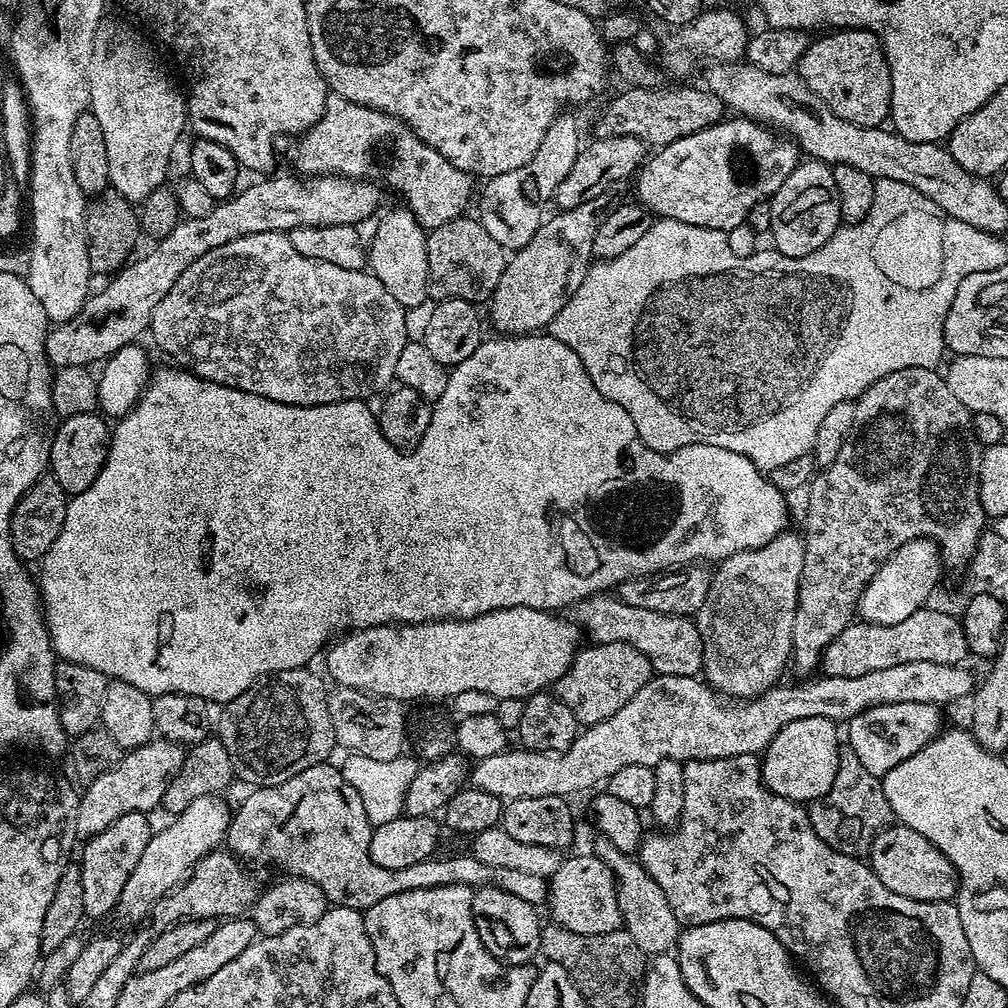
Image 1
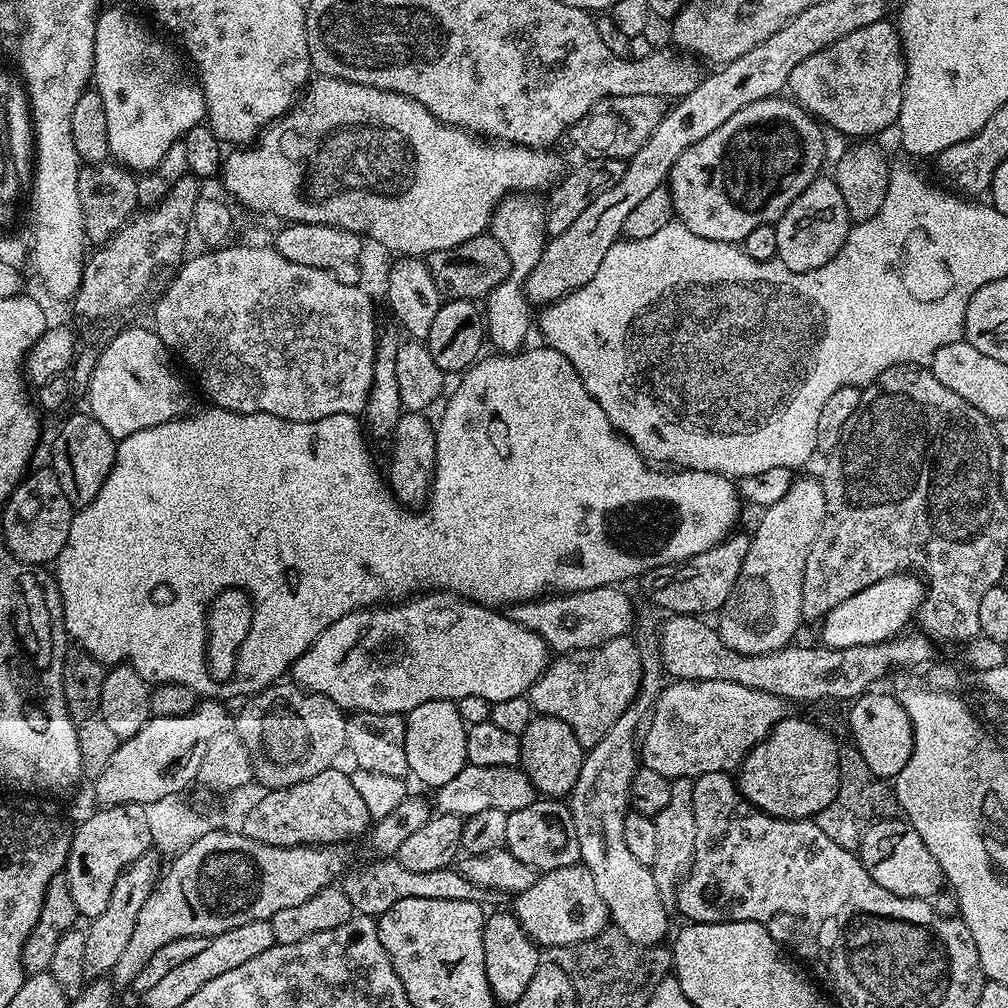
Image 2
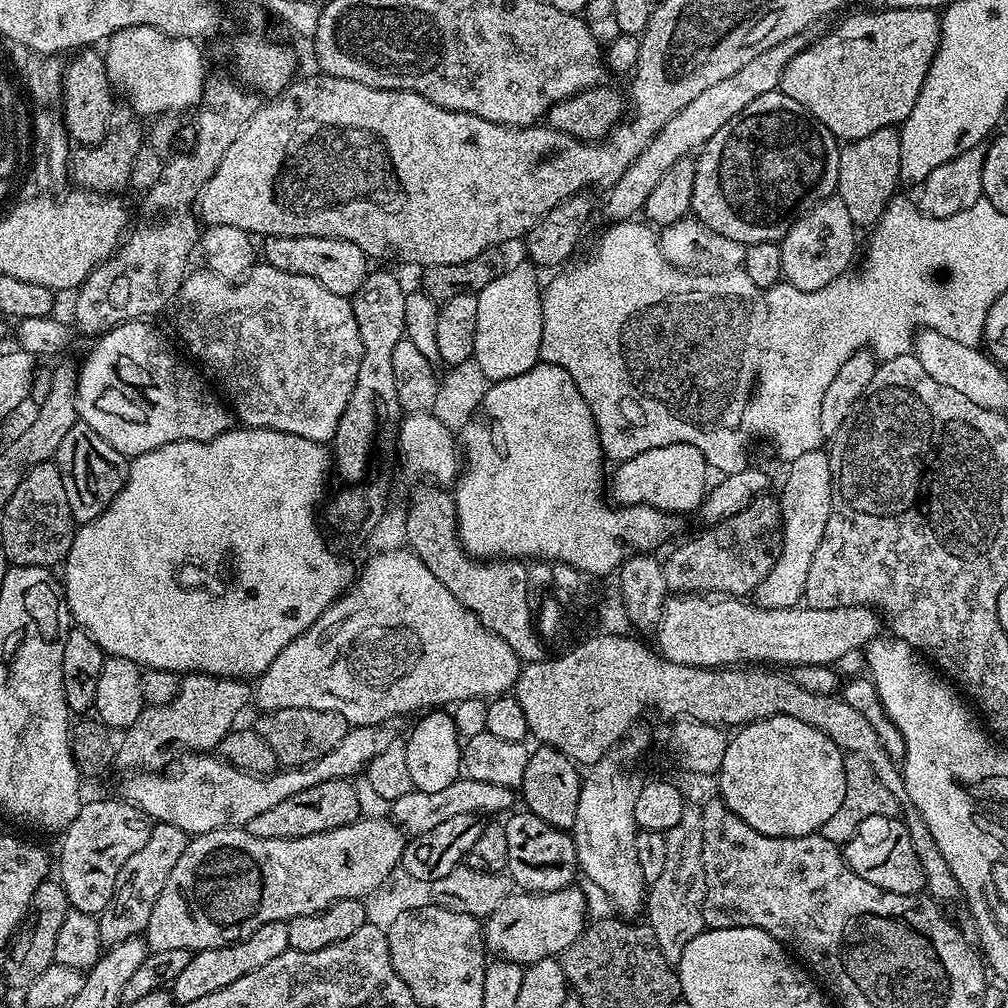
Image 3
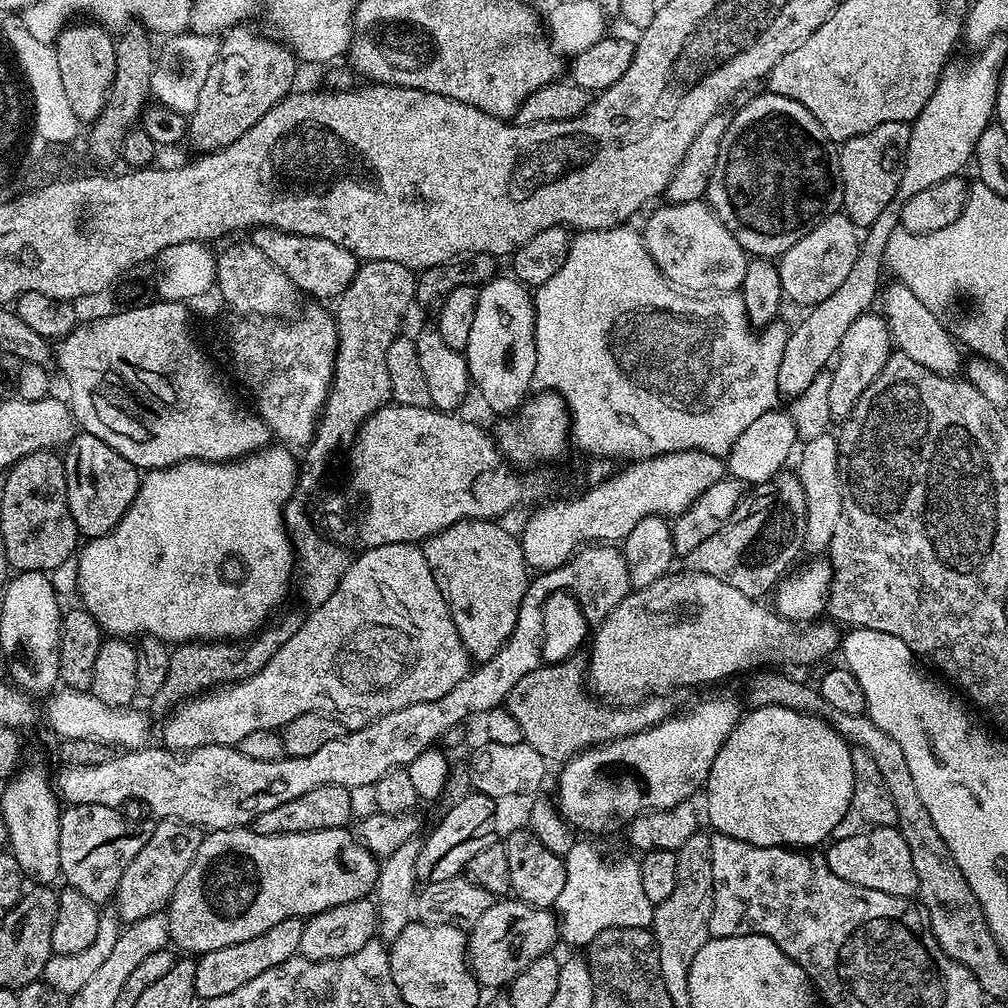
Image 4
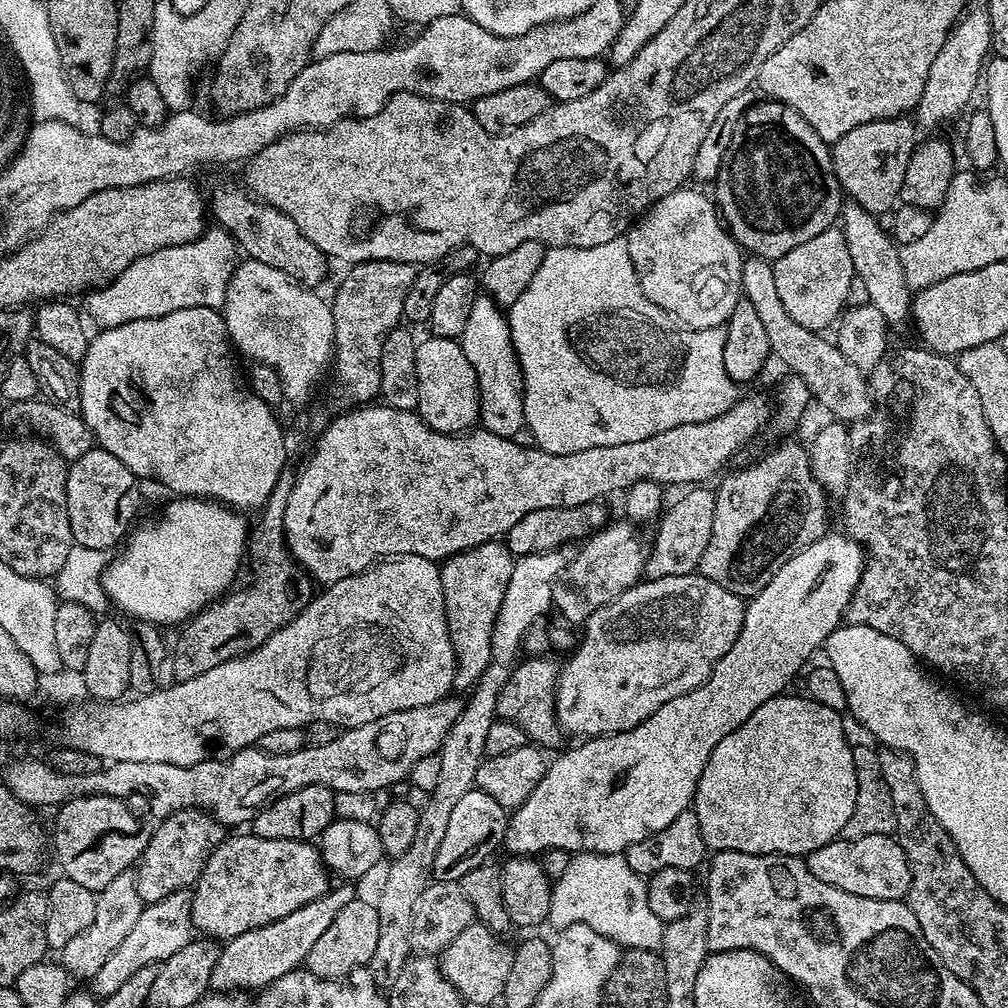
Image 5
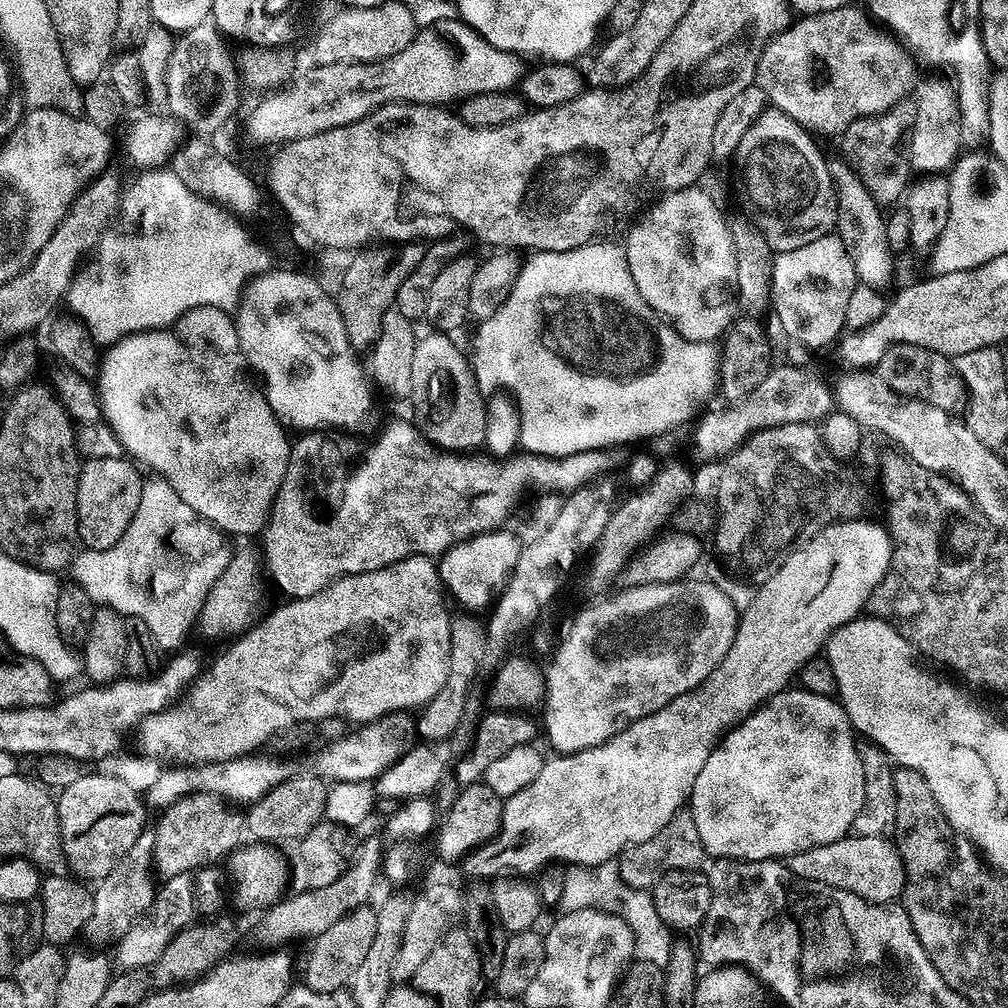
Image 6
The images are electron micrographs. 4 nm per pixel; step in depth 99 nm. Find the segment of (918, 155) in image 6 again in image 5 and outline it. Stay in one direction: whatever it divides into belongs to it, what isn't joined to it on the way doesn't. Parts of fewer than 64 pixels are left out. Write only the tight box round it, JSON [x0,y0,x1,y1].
[914,7,992,129]

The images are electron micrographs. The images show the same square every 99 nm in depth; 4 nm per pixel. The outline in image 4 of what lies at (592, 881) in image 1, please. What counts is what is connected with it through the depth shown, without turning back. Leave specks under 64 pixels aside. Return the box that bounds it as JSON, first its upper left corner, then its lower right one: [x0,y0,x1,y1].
[468,898,558,989]

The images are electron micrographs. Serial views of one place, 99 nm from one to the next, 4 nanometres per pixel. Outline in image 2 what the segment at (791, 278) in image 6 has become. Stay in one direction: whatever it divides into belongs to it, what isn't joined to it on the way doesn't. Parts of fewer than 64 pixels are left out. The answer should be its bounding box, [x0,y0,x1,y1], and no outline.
[774,178,850,272]

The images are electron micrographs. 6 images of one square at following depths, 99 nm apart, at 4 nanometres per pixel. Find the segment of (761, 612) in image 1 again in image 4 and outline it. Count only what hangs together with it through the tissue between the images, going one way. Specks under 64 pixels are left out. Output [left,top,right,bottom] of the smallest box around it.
[798,431,842,554]

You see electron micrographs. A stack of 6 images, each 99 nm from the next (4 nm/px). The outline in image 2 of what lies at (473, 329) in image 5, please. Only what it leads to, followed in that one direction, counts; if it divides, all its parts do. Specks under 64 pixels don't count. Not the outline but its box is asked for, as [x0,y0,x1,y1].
[484,194,548,354]

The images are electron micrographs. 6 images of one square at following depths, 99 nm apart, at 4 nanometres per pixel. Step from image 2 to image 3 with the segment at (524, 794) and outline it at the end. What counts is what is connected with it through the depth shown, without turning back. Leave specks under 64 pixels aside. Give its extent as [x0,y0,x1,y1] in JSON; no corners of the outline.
[390,778,513,837]

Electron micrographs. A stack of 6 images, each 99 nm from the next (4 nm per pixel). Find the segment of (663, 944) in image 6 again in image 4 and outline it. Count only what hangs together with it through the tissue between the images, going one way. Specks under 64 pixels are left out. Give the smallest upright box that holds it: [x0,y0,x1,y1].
[554,842,654,946]

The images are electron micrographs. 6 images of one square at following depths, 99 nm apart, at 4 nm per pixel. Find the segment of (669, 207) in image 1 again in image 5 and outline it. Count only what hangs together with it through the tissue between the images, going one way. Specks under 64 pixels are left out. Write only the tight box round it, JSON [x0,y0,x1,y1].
[714,98,842,262]

